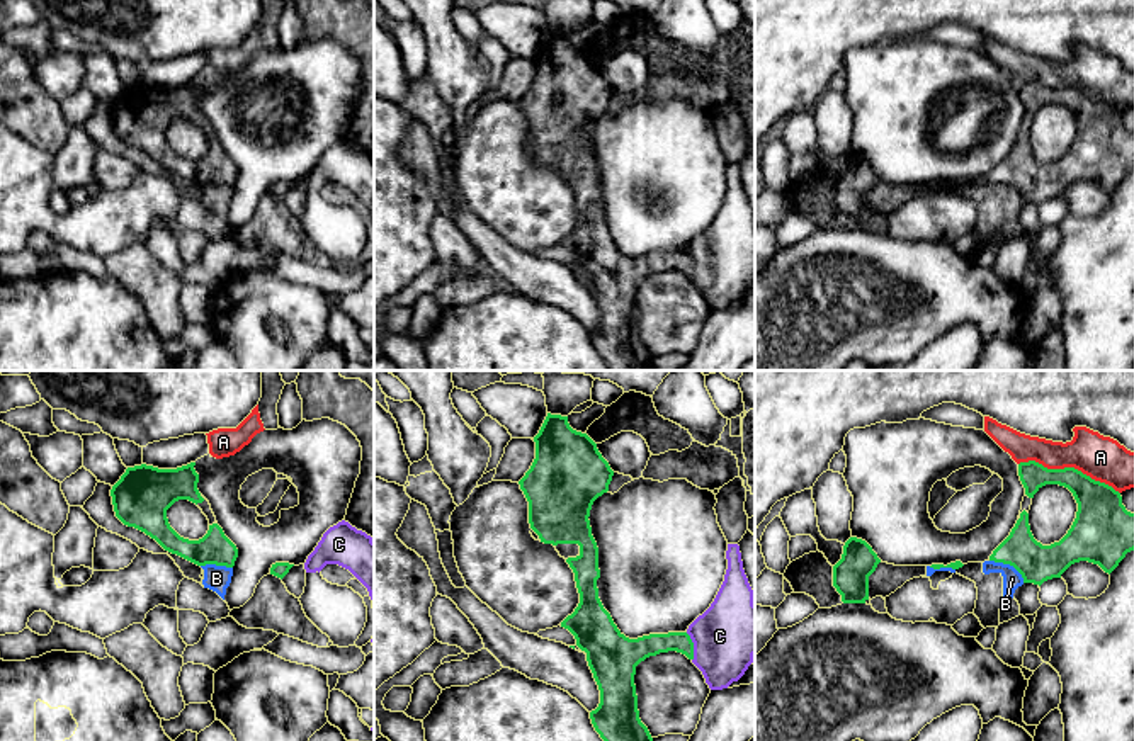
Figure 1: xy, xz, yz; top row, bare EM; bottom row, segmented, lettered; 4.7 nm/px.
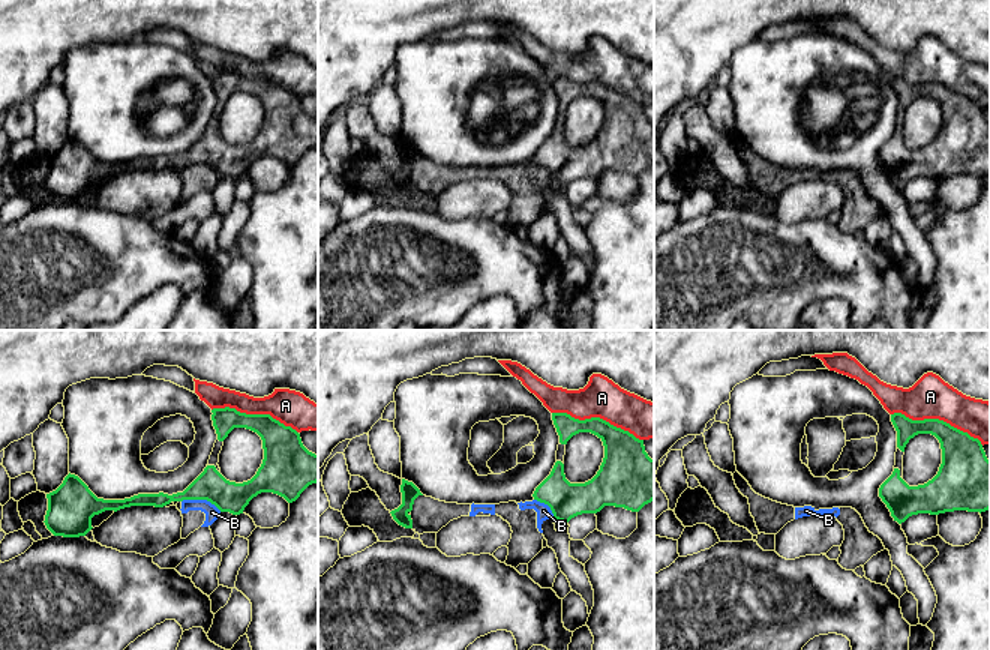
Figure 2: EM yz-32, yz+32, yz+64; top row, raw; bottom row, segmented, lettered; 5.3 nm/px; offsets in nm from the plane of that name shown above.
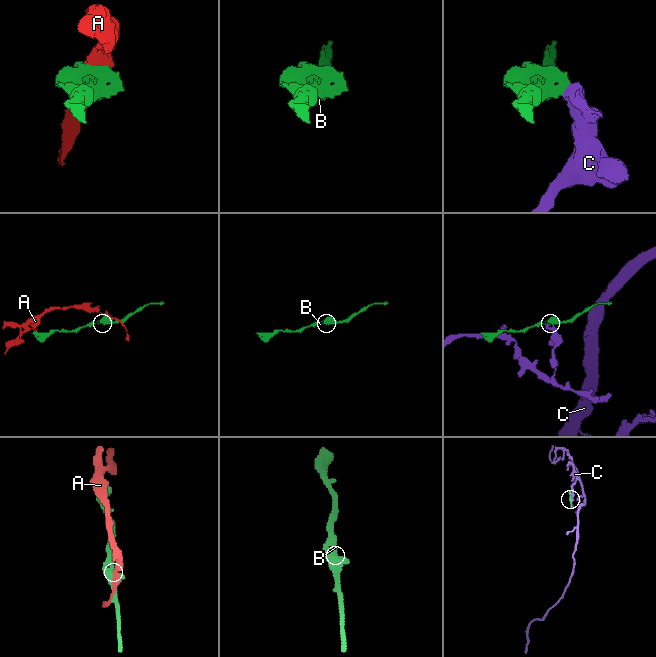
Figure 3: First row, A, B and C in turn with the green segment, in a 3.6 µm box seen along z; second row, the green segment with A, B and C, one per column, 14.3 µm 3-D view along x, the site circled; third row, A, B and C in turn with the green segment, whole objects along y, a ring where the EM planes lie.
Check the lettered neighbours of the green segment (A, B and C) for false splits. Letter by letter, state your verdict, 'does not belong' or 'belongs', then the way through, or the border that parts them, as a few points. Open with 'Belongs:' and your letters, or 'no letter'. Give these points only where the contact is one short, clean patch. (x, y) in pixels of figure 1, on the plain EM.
Belongs: no letter
A: does not belong
B: does not belong
C: does not belong; border xz (686, 252), (692, 262), (692, 279)

